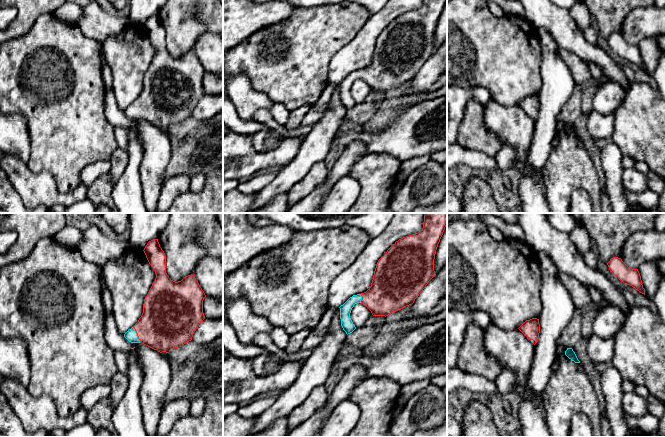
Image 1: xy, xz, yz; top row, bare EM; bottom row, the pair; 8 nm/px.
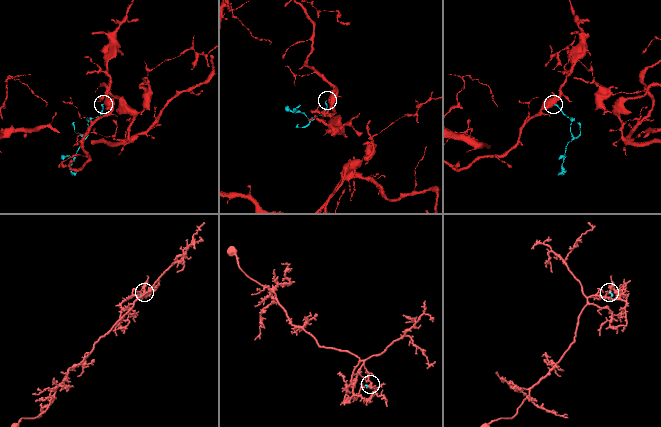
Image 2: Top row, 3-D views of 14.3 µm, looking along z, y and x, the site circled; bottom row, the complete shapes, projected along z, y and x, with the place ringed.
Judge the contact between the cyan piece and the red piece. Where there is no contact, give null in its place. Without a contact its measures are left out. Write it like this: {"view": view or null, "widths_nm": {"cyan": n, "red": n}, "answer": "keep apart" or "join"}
{"view": "xy", "widths_nm": {"cyan": 90, "red": 420}, "answer": "join"}

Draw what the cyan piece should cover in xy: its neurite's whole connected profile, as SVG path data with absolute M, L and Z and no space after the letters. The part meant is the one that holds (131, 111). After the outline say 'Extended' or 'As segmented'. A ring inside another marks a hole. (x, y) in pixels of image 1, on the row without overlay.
M158 15L149 17L143 27L156 54L144 75L141 93L124 113L131 119L142 119L160 129L169 129L171 125L182 123L192 116L194 108L205 95L203 76L206 71L193 50L178 58L169 54L166 49L166 31Z. Extended

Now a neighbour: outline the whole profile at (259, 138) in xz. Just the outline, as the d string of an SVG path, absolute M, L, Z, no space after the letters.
M267 127L264 130L258 131L257 133L253 135L253 145L256 151L266 152L265 151L265 142L266 142L266 137L268 135L275 135L276 137L284 139L284 137L279 132Z

